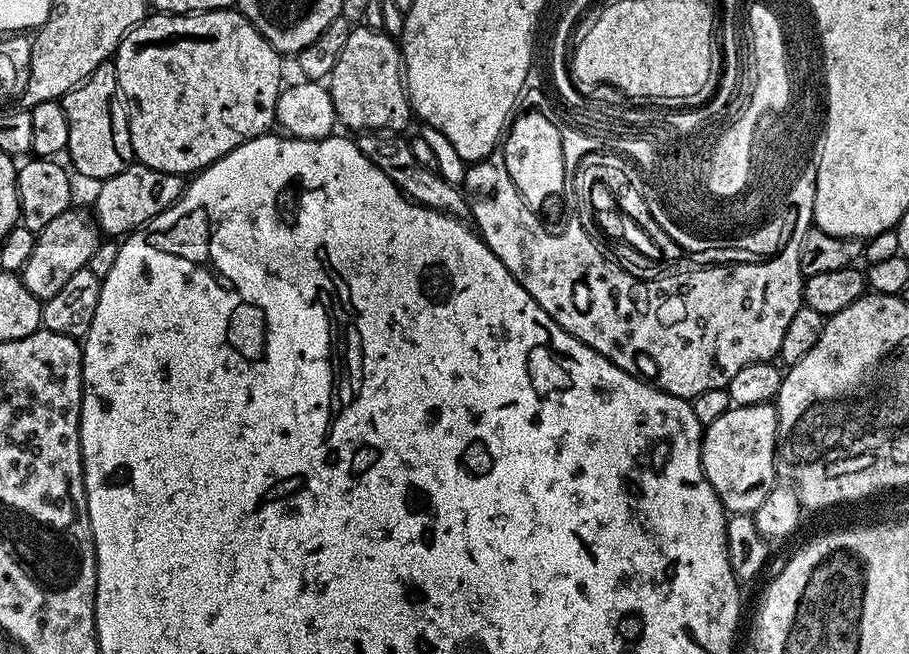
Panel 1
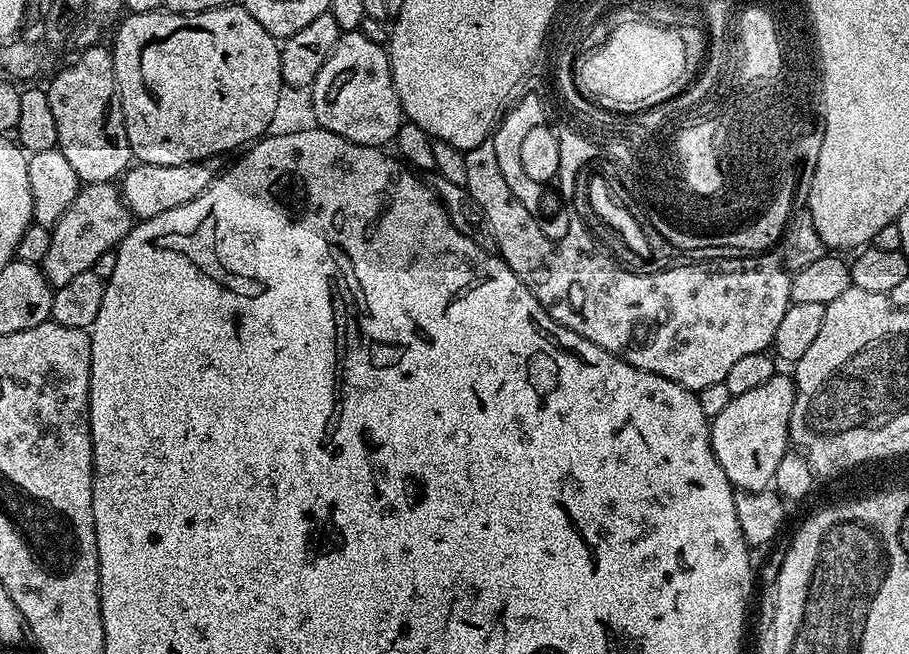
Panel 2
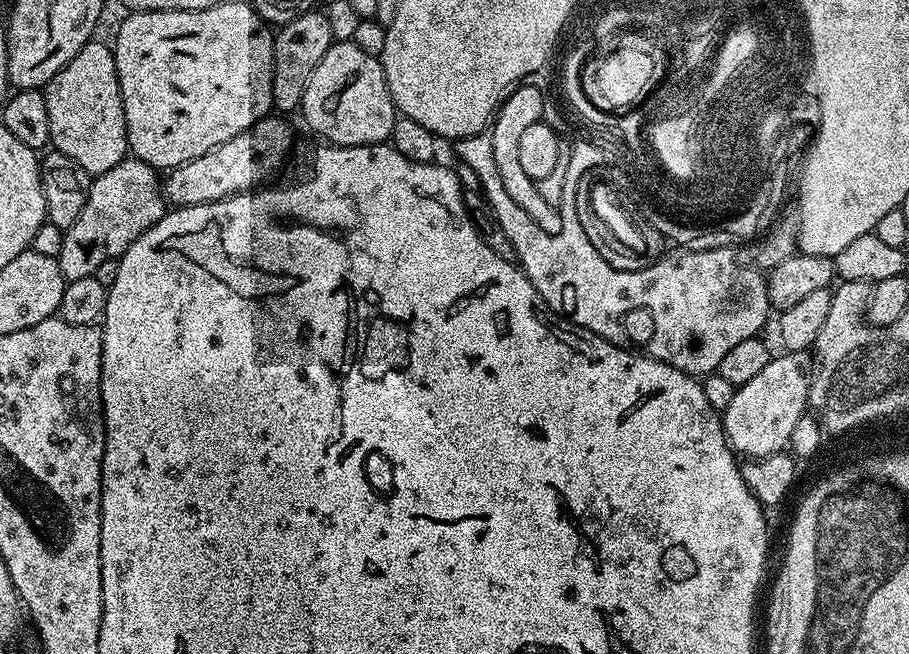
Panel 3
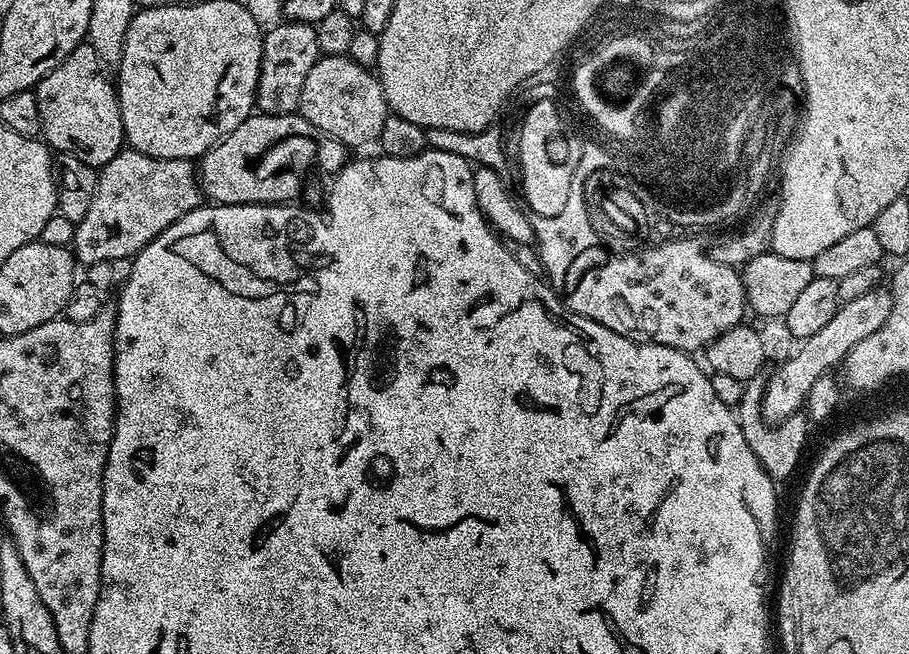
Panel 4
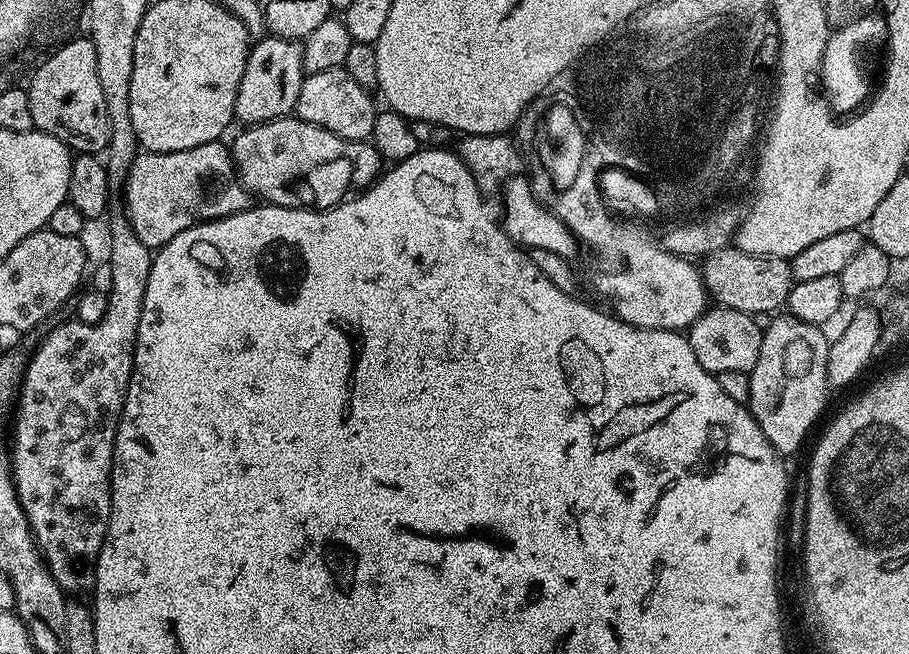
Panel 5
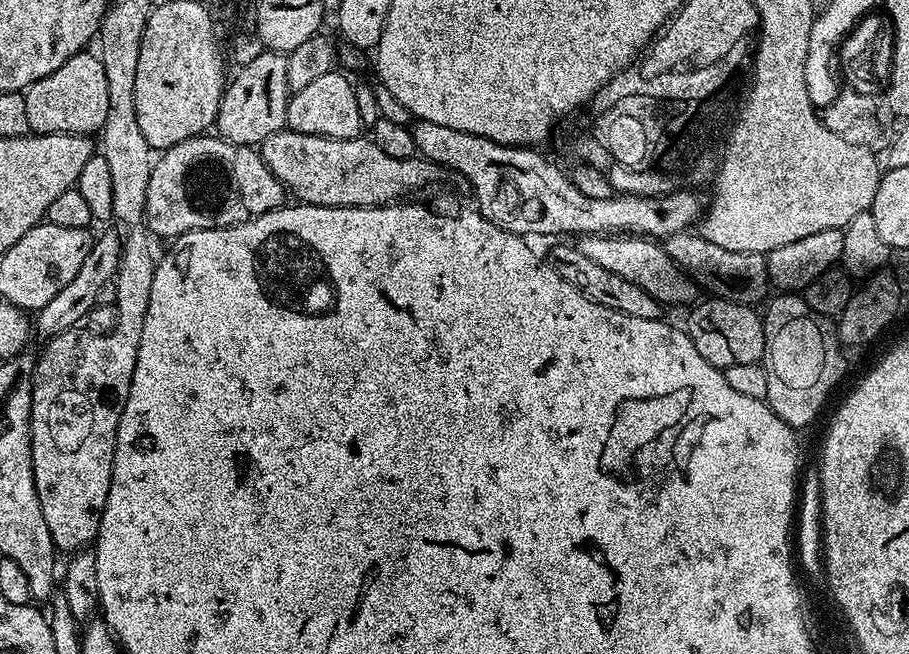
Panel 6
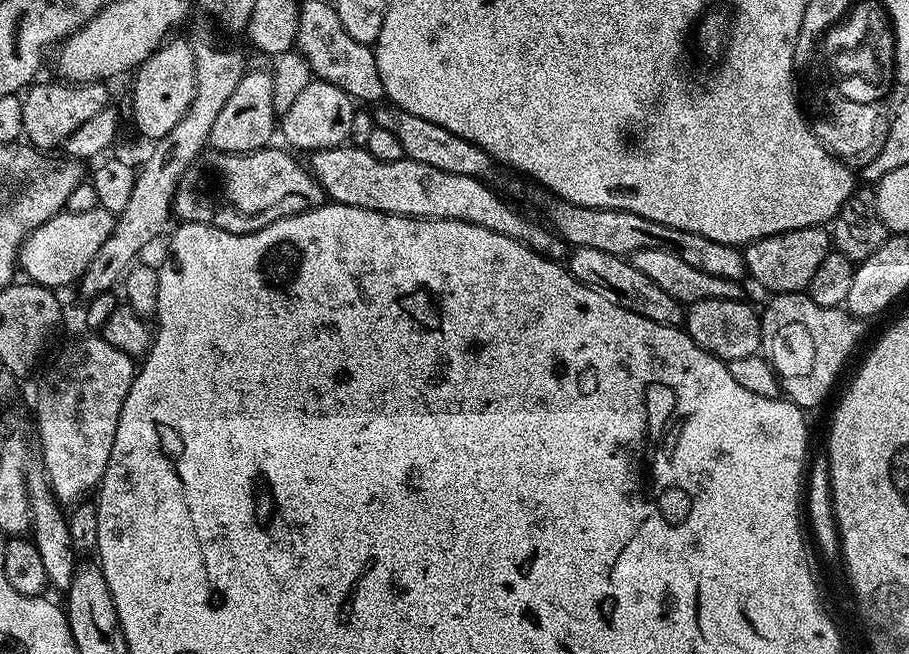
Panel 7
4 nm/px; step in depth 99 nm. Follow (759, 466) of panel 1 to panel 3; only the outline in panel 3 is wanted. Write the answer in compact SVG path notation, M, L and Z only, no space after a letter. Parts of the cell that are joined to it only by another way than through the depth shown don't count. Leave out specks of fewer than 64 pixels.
M781 351L779 355L773 355L766 362L766 367L755 378L750 378L750 382L737 387L734 399L730 401L730 406L726 406L726 410L722 414L724 433L728 443L731 444L733 452L741 457L763 458L773 456L776 452L785 451L788 448L790 434L794 434L794 426L798 426L800 419L809 411L808 395L812 382L809 373L814 368L813 357L808 352Z

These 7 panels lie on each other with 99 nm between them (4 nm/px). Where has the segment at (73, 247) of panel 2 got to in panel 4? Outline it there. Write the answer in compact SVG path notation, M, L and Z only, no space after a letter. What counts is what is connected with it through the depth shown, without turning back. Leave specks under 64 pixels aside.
M121 150L99 173L94 202L90 202L86 218L76 225L74 255L84 266L103 260L127 261L201 204L202 189L193 161L150 158L141 152Z

